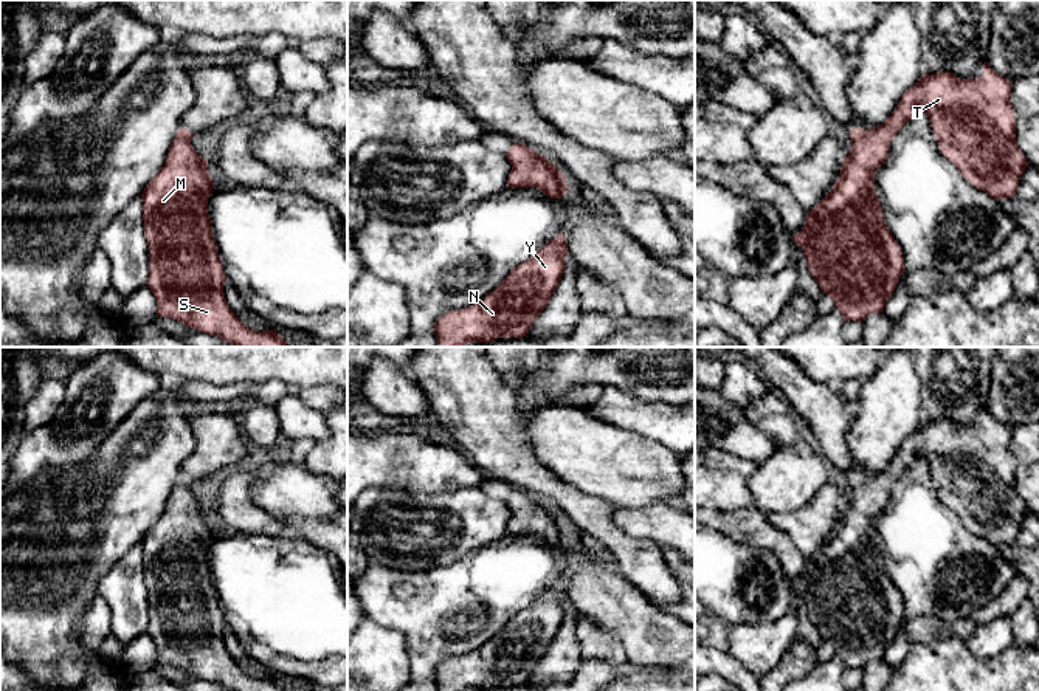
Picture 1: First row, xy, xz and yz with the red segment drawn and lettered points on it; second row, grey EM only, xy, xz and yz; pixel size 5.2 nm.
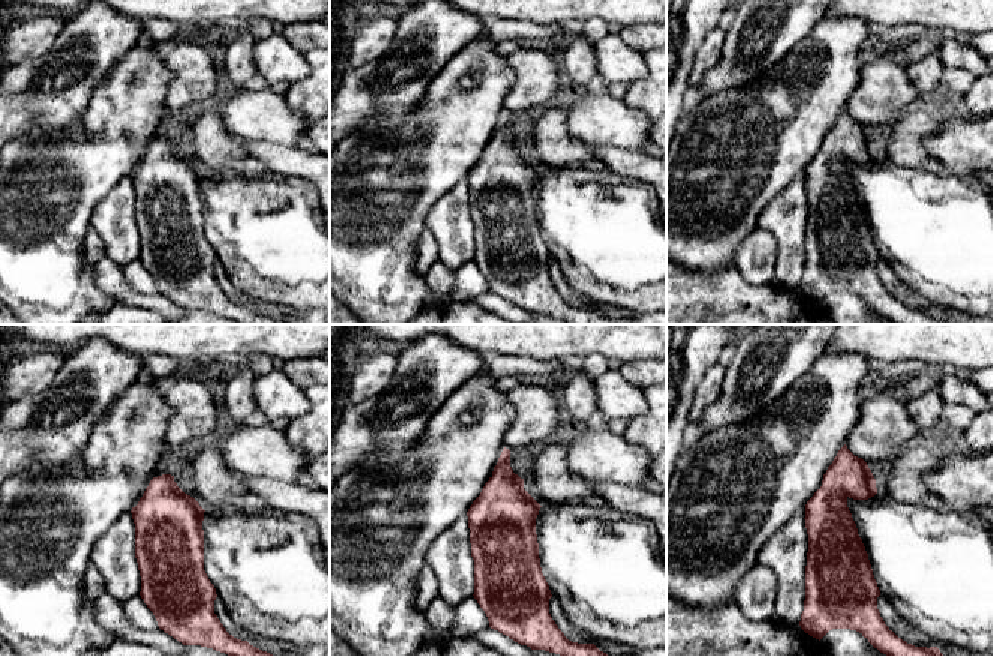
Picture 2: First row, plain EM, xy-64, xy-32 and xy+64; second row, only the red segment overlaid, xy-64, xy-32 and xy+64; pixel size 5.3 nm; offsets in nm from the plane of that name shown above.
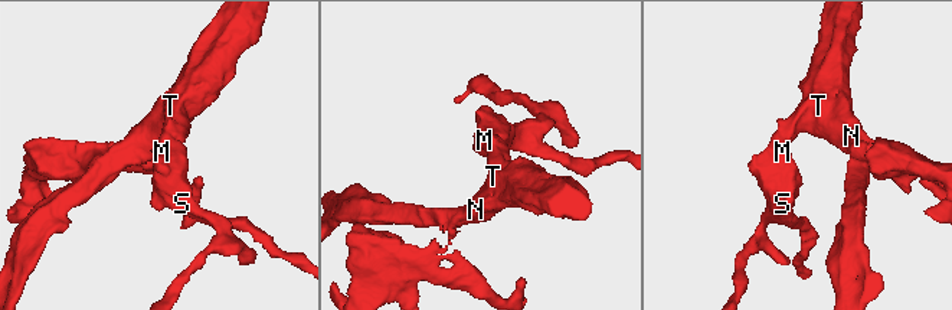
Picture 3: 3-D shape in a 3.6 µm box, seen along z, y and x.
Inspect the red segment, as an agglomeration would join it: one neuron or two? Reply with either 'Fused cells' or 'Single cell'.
Single cell

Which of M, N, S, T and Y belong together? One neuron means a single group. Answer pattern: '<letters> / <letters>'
M N S T Y

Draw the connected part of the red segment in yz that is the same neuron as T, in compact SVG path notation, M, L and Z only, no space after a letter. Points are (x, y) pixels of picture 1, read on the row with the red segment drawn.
M983 62L980 77L960 79L944 70L923 74L881 125L868 130L850 129L851 149L844 156L834 186L808 211L802 231L792 234L820 291L833 297L844 321L862 322L868 315L882 313L906 271L901 246L884 222L875 189L875 174L885 163L896 133L916 112L924 112L940 152L957 166L966 181L997 201L1013 198L1028 163L1016 139L1011 90L1011 81L994 71L988 62Z

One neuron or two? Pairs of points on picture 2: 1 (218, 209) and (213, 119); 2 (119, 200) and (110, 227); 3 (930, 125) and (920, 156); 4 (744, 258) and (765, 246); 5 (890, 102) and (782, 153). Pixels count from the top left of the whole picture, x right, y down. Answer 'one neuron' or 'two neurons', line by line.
1: two neurons
2: one neuron
3: one neuron
4: one neuron
5: two neurons

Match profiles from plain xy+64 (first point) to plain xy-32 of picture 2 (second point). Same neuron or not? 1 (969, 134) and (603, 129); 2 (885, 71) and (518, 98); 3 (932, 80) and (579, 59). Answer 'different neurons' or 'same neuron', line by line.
1: same neuron
2: same neuron
3: same neuron

